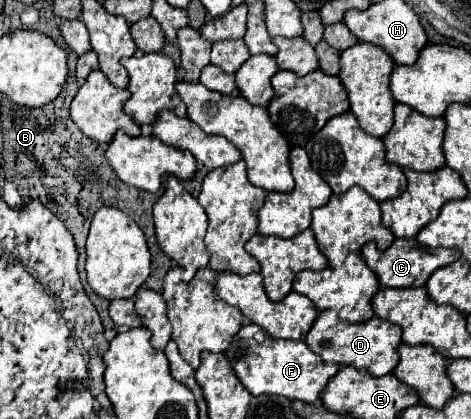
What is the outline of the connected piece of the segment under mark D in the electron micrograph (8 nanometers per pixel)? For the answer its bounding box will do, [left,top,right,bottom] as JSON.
[306,312,402,376]

